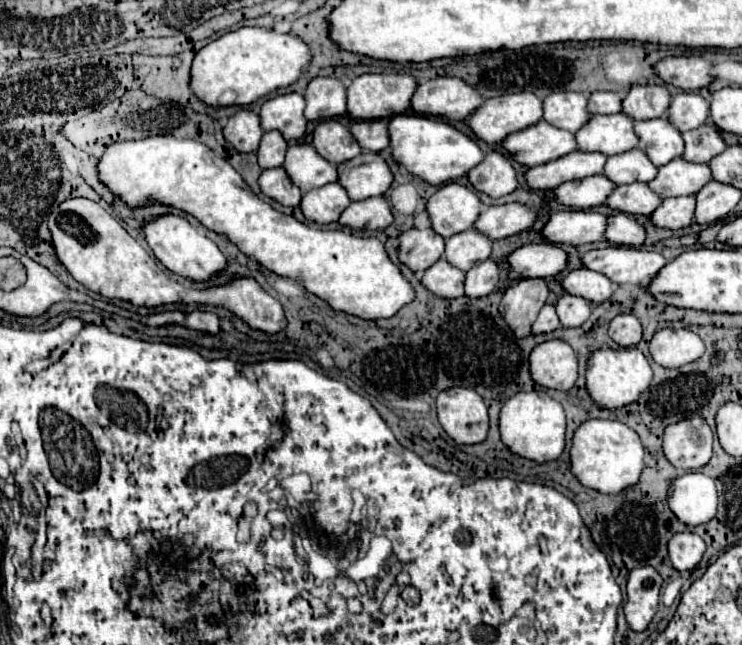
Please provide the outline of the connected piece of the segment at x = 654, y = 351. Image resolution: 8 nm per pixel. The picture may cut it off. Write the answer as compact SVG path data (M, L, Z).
M662 329L650 339L648 349L658 365L682 367L704 353L704 343L690 329Z

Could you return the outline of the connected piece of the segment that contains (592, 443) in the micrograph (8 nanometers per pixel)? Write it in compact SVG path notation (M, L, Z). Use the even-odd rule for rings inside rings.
M608 419L584 421L572 437L570 449L570 471L588 489L600 493L620 493L622 489L638 483L642 471L644 447L630 427Z

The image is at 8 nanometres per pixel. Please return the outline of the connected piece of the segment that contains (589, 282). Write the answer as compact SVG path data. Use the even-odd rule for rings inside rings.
M586 267L570 271L564 277L562 287L568 293L584 297L586 301L594 301L594 303L604 303L614 293L614 283L606 275L598 271L590 271Z

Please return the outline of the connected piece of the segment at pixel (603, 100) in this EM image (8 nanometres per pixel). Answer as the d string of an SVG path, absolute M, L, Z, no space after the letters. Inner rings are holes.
M598 91L590 95L590 111L596 113L620 113L622 111L622 97L612 91Z

